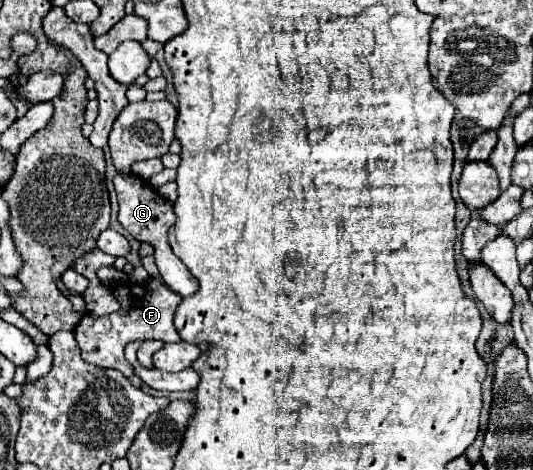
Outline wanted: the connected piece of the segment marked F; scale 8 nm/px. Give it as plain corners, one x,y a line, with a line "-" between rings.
152,281
152,283
122,283
112,287
114,295
122,303
122,309
105,316
85,314
74,330
74,336
82,351
82,359
86,363
92,363
96,367
104,369
118,369
126,377
134,375
134,367
124,357
124,347
130,341
136,339
160,339
164,343
180,341
180,335
172,323
174,311
182,297
178,293
172,293
164,283

